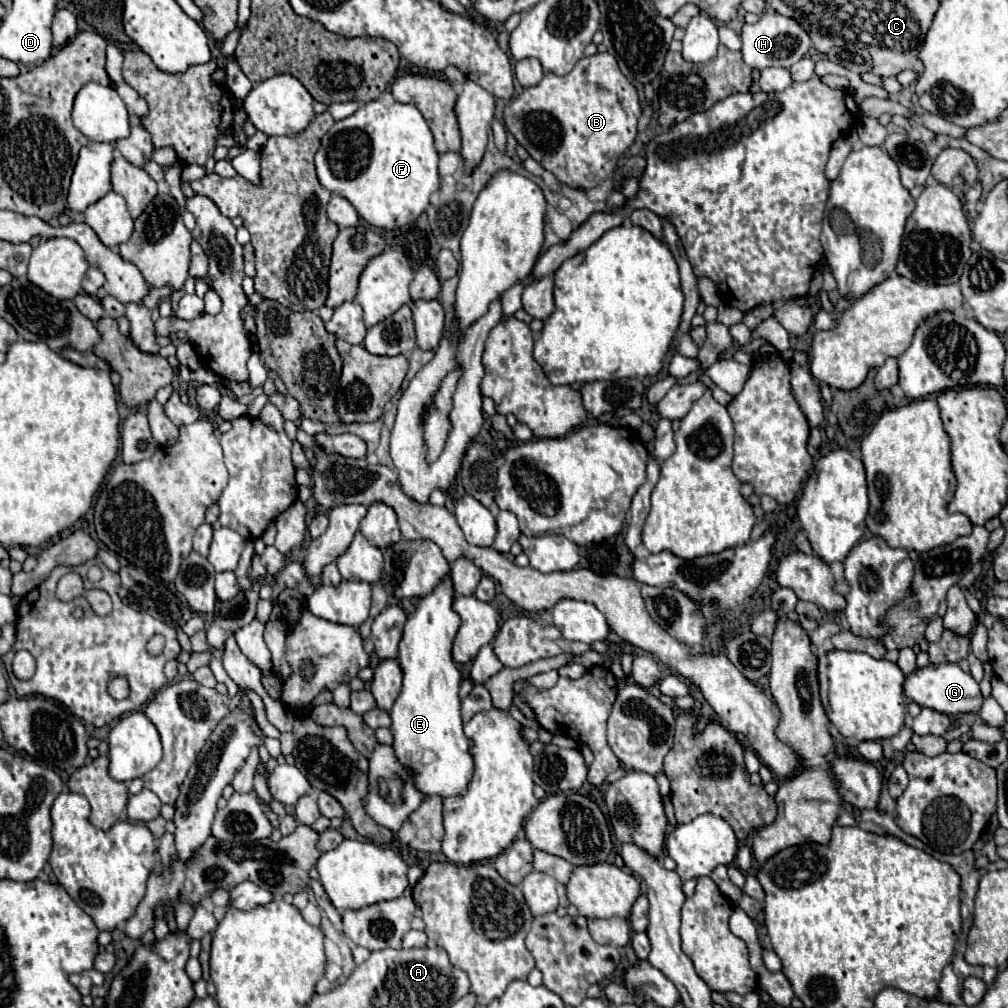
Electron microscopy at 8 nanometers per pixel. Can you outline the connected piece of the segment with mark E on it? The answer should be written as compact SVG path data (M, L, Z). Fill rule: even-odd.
M447 575L429 595L419 599L415 611L407 617L397 657L403 669L403 689L391 709L397 759L411 767L419 791L441 797L461 793L471 781L469 741L463 733L459 711L461 673L451 657L451 645L461 625L459 615L453 611L453 599L455 589L451 575Z

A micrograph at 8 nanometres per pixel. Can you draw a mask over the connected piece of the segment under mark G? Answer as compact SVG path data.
M929 663L921 669L915 669L913 673L905 675L903 693L909 701L915 701L921 707L929 707L929 709L935 709L945 715L979 711L981 703L983 703L979 683L969 673L965 673L957 663L941 663L941 665Z

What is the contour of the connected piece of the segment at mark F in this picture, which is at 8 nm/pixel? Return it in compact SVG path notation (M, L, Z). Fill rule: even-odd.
M389 88L378 99L361 105L351 117L335 121L329 133L321 139L321 147L315 153L315 167L325 189L351 201L357 213L369 225L379 229L397 229L413 223L427 209L431 193L441 185L437 173L437 151L427 121L415 105L395 101Z

